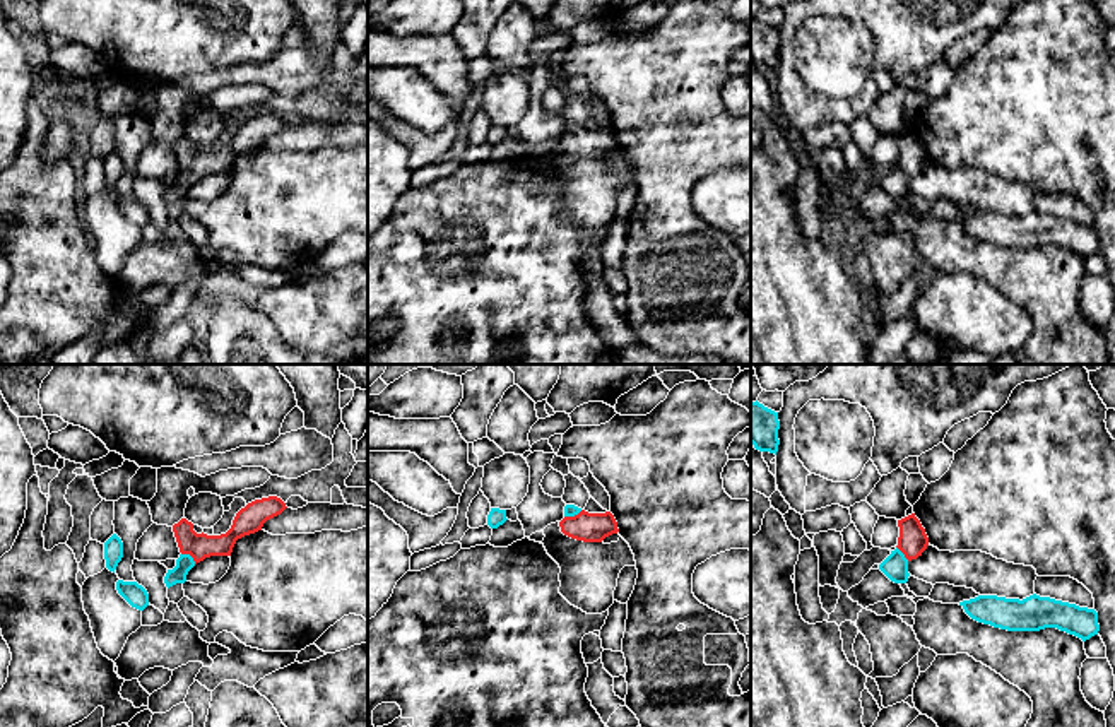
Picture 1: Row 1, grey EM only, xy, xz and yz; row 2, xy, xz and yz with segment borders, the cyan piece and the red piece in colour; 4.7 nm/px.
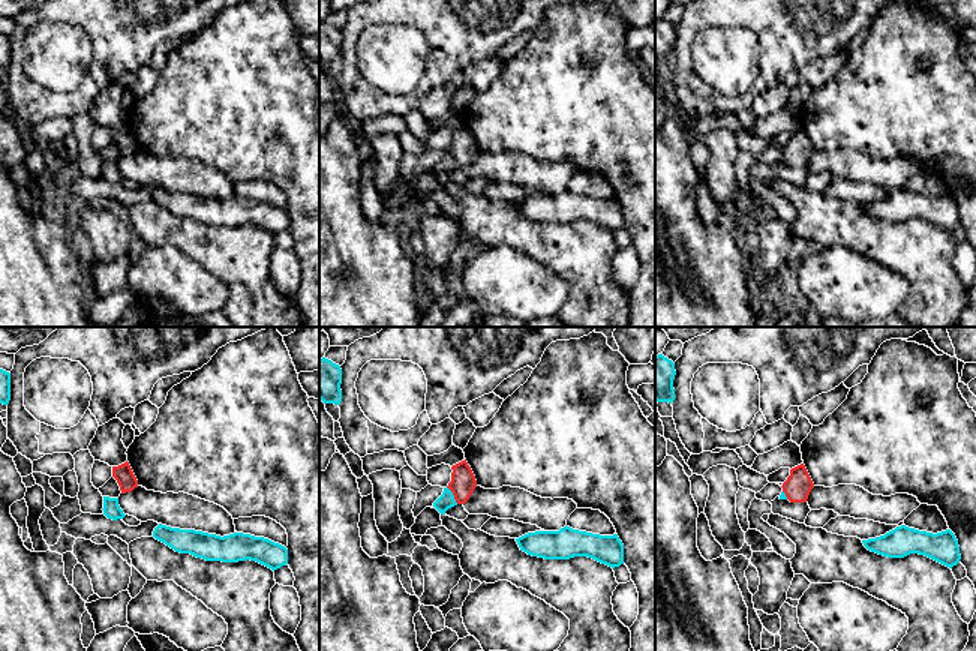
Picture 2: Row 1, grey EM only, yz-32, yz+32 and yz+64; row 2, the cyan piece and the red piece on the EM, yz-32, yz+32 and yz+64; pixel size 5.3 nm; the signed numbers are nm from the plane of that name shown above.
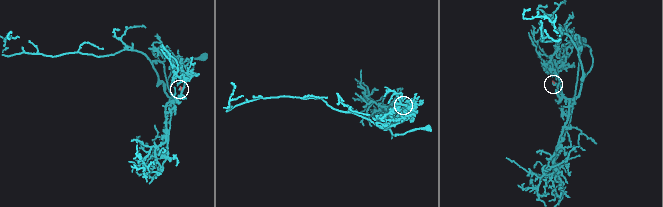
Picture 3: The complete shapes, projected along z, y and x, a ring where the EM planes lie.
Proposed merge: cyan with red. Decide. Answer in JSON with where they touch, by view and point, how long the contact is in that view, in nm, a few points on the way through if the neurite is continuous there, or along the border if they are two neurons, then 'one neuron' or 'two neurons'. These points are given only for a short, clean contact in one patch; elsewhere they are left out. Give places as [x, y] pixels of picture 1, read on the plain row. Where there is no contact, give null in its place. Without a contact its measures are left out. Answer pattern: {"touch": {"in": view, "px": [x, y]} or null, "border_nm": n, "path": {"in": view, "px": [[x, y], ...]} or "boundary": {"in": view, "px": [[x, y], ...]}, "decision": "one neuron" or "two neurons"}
{"touch": {"in": "xy", "px": [190, 173]}, "border_nm": 90, "boundary": {"in": "xy", "px": [[182, 170], [187, 170], [195, 180]]}, "decision": "two neurons"}

